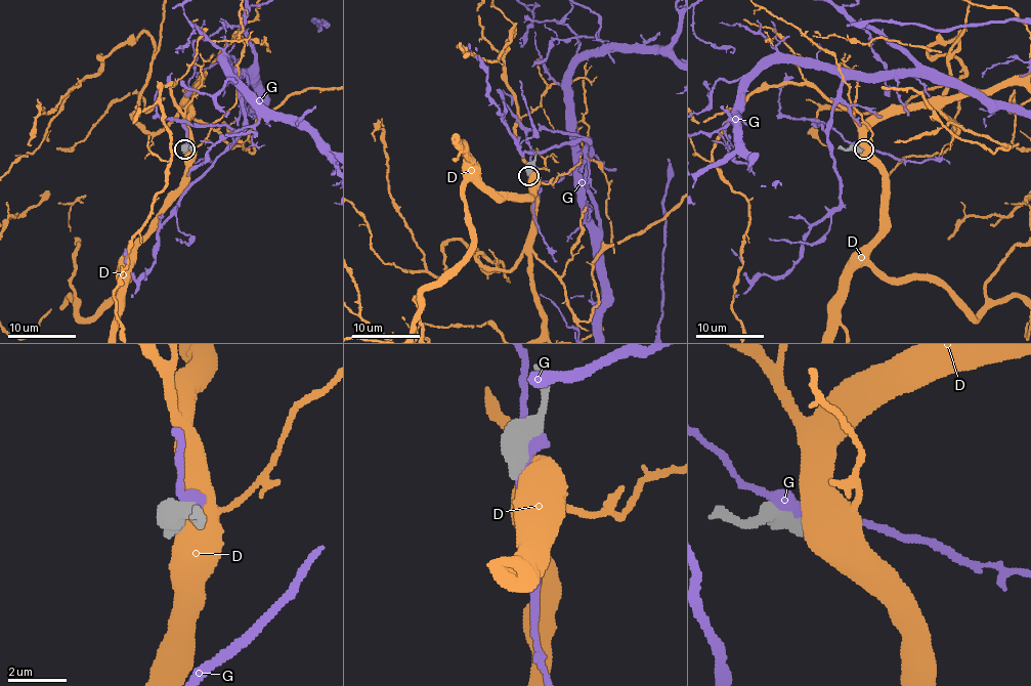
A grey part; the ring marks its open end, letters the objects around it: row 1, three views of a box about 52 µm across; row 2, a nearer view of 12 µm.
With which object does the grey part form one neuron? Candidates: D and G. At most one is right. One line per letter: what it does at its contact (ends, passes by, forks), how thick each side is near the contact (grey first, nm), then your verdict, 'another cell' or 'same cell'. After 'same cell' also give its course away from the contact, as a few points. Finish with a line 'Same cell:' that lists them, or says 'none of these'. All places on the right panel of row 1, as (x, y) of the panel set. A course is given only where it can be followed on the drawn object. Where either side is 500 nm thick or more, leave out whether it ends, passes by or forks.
D: 750 nm thick on the grey side, 750 nm on the other; another cell
G: 1000 nm thick on the grey side, 340 nm on the other; another cell
Same cell: none of these

